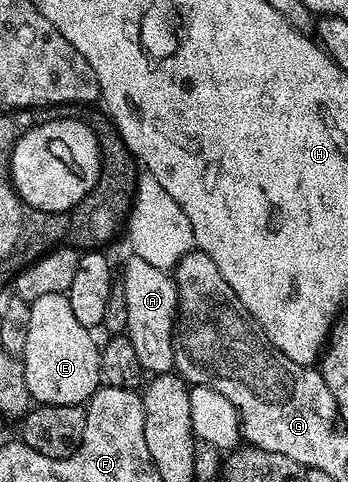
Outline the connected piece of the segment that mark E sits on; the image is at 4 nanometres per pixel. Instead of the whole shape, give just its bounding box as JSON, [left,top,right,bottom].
[23,294,102,406]

